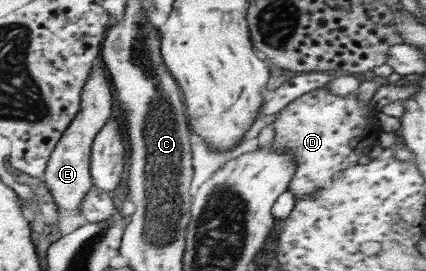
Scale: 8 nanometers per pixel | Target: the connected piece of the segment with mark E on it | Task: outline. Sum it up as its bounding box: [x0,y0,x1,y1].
[42,63,112,213]

